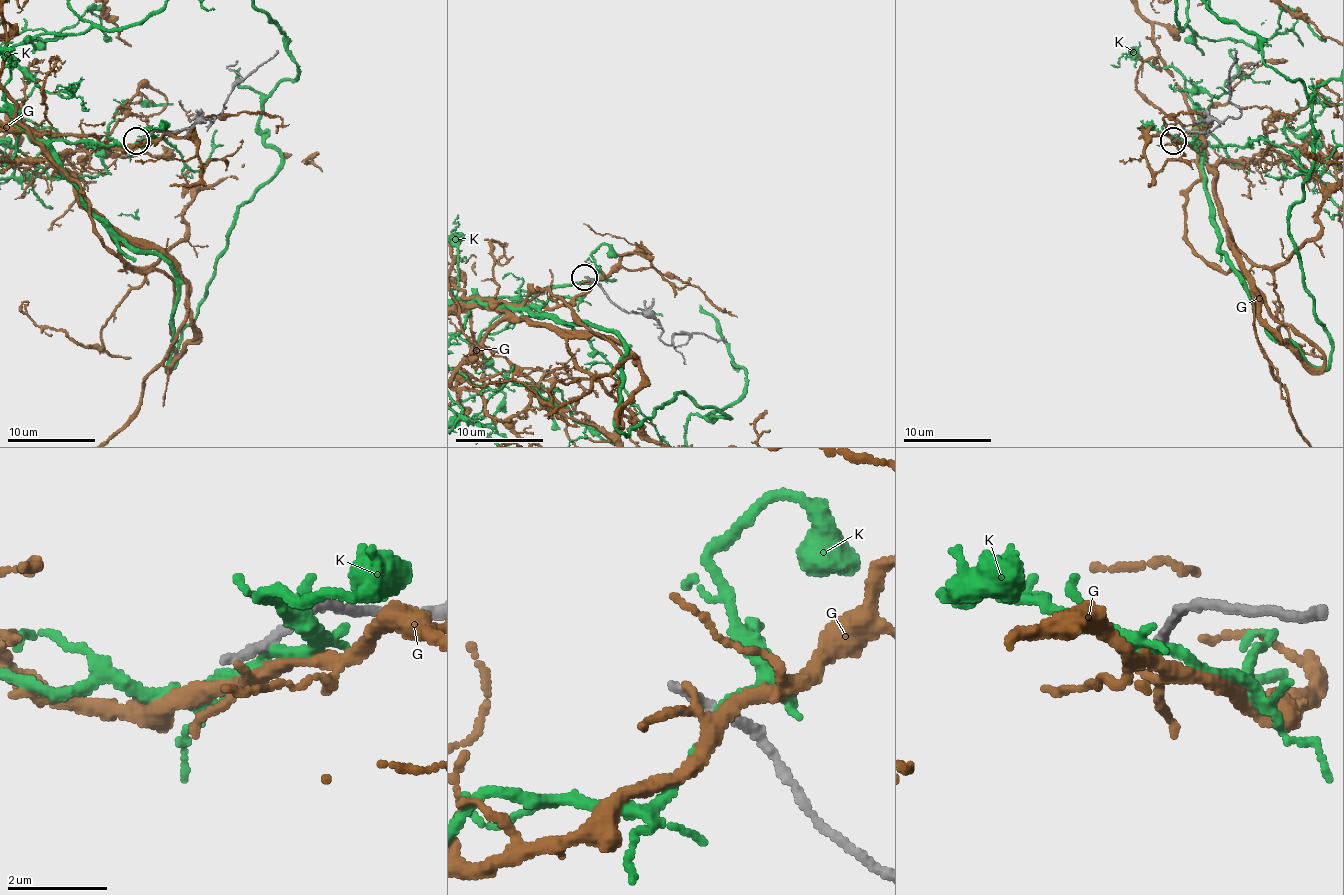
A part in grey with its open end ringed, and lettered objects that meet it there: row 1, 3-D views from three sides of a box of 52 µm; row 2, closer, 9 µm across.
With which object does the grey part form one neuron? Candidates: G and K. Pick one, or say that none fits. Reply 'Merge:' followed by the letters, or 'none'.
Merge: none

